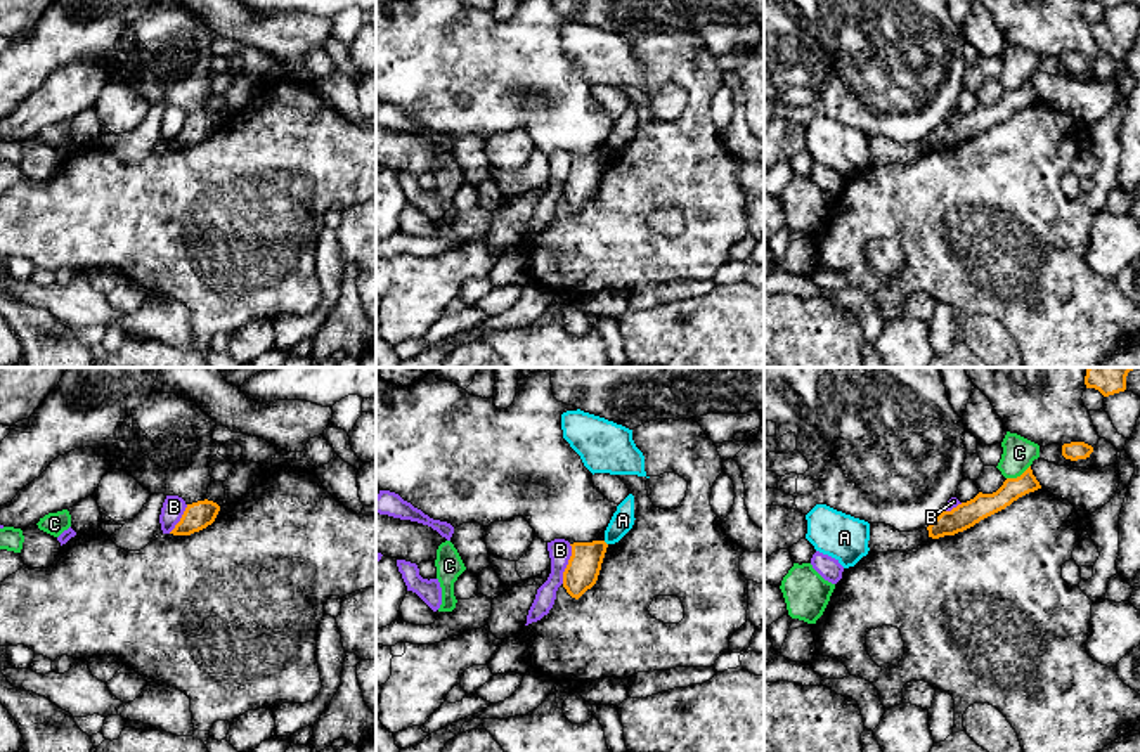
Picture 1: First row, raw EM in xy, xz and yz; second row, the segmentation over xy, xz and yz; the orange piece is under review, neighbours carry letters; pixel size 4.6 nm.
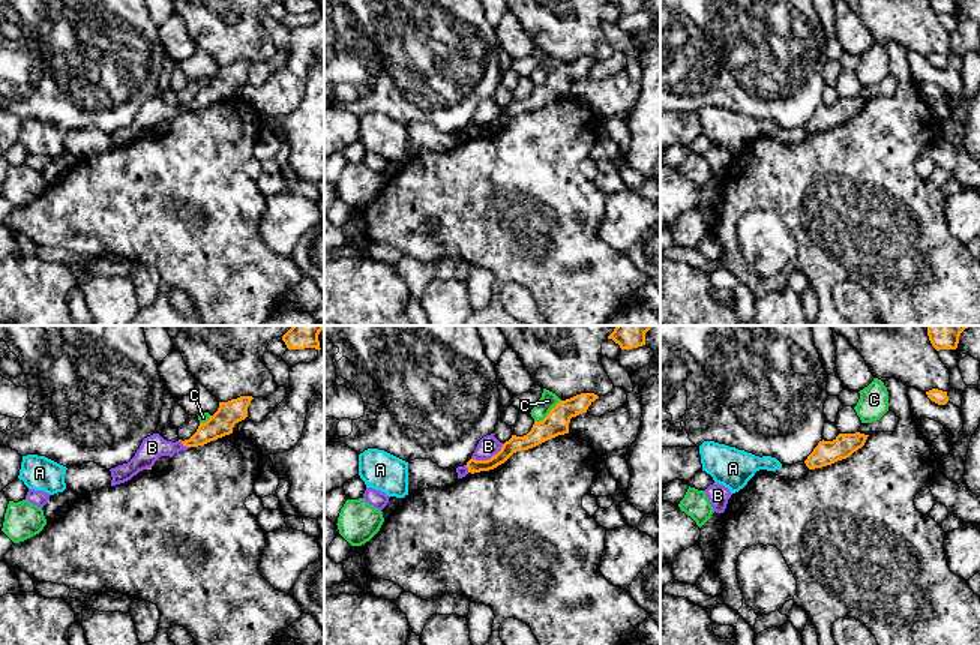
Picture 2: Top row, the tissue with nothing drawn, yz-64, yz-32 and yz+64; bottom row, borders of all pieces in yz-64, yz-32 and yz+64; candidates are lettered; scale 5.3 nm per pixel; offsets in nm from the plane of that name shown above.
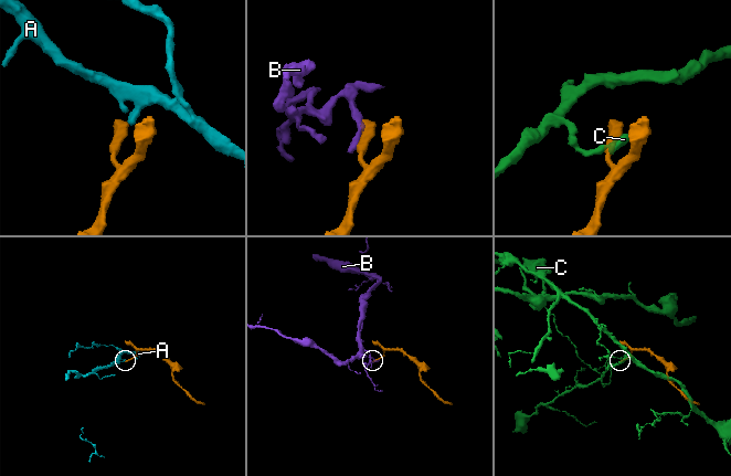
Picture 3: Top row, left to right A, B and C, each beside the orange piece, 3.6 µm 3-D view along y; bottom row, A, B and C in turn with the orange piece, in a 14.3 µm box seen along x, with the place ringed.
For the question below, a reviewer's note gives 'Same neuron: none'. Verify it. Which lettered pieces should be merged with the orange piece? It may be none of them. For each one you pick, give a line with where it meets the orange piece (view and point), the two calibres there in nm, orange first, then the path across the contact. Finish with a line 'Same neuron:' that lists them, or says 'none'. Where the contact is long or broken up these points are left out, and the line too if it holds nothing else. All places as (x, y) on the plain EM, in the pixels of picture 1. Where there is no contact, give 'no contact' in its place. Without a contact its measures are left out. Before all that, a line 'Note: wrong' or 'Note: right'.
Note: right
Same neuron: none

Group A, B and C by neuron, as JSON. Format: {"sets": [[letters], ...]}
{"sets": [["A"], ["B"], ["C"]]}

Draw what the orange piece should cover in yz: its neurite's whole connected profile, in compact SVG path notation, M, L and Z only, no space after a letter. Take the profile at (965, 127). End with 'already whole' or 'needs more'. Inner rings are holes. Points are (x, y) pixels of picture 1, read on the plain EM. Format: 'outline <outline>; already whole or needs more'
outline M1031 78L1017 90L1007 90L993 106L979 104L974 111L958 116L951 123L942 123L929 139L929 149L939 151L963 144L981 132L1005 121L1019 109L1041 100Z; already whole

